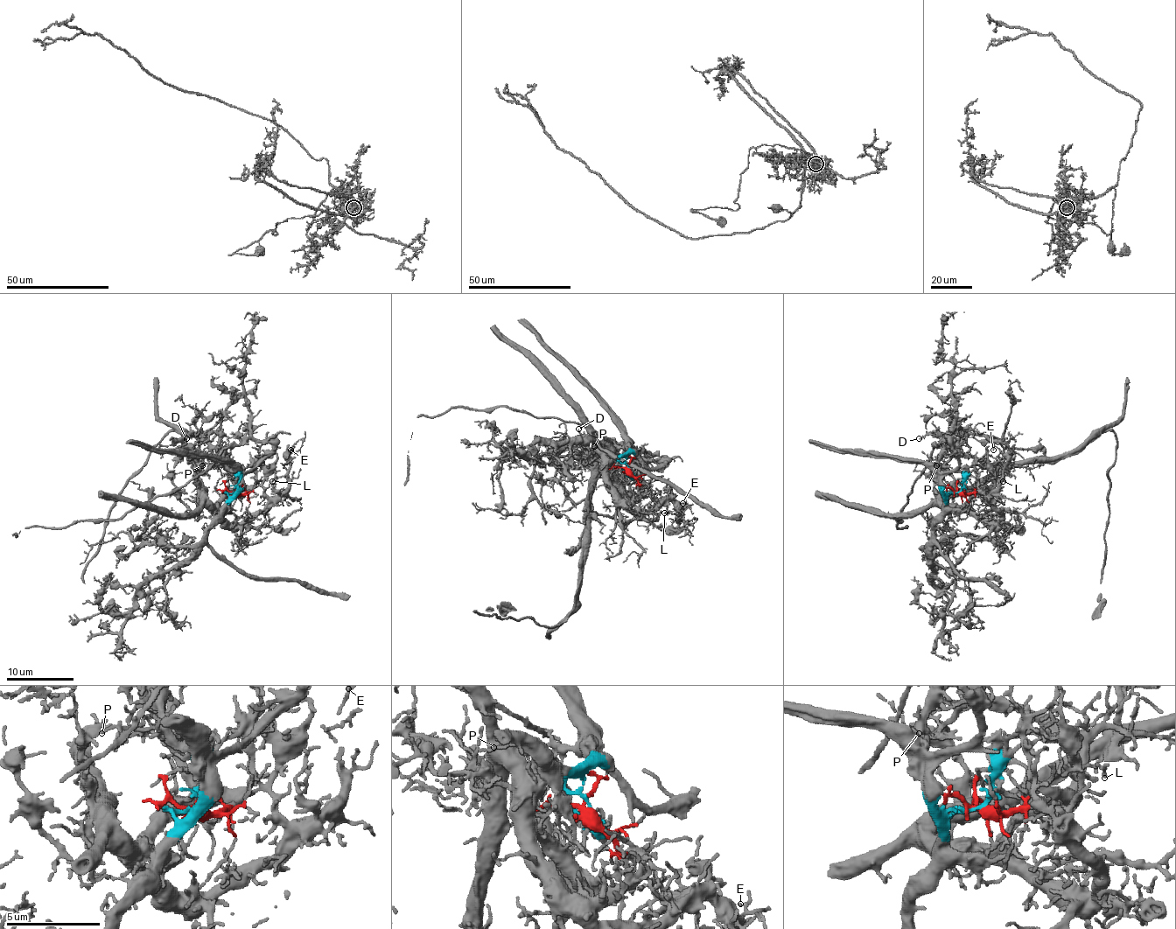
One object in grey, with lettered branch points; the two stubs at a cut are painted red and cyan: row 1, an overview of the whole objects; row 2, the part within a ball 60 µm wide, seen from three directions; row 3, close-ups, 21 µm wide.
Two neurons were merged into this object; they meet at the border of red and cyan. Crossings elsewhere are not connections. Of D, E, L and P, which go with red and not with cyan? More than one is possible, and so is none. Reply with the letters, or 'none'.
E, L

